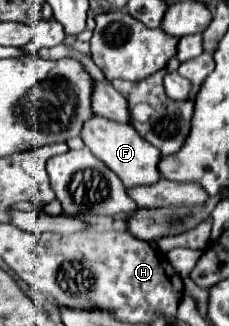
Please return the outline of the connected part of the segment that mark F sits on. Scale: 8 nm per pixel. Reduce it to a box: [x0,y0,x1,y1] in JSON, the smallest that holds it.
[81,115,161,189]

